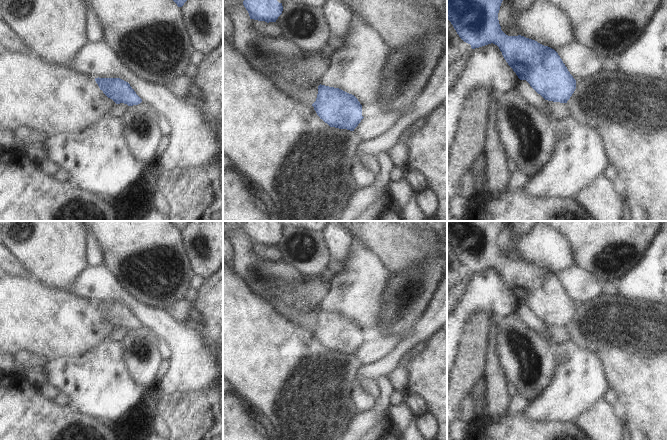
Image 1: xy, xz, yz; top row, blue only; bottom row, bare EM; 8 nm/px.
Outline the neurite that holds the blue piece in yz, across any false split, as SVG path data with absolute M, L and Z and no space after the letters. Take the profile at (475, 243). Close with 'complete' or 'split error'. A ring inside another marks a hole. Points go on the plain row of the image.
M447 221L447 243L451 246L459 261L470 268L472 273L491 267L497 269L504 283L520 304L526 304L545 324L567 327L576 313L576 304L554 273L521 259L508 260L501 254L498 237L502 225L503 221Z | complete

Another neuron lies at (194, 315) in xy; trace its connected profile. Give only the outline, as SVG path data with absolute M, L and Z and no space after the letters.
M190 307L189 309L189 319L193 322L201 323L202 317L195 307Z

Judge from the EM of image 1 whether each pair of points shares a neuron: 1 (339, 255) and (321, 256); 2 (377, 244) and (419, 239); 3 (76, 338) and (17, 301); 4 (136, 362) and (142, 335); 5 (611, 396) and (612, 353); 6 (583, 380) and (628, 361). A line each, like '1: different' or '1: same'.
1: different
2: same
3: same
4: same
5: different
6: different

